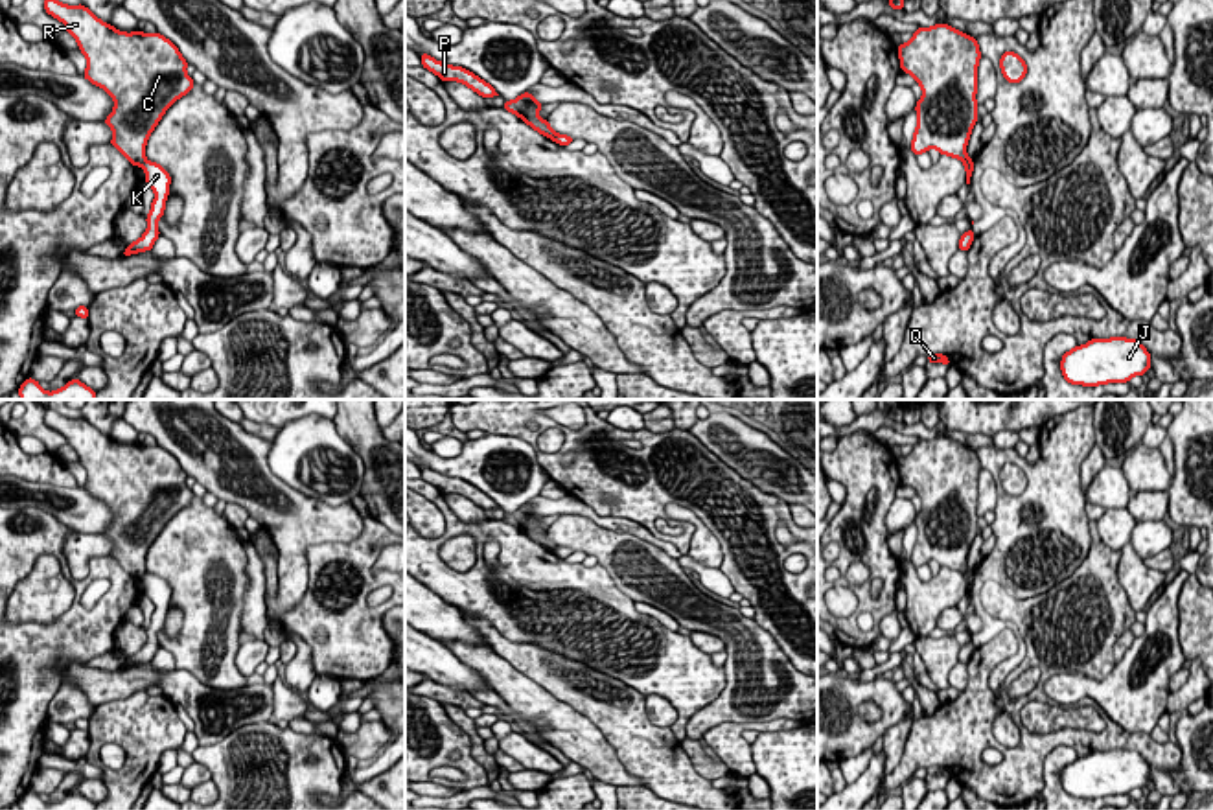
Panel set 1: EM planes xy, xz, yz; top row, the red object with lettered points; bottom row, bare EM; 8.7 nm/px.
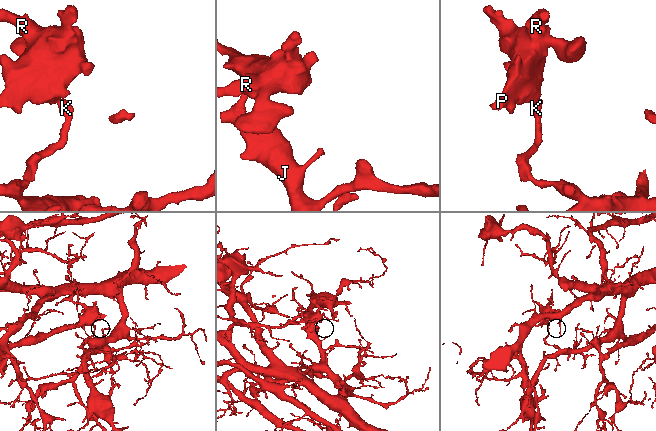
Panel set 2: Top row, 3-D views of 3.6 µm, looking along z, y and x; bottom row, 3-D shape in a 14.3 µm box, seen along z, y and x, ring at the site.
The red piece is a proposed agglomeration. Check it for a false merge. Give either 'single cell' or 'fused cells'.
fused cells

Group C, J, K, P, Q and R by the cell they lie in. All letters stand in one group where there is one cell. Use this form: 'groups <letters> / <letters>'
groups C P R / J K Q

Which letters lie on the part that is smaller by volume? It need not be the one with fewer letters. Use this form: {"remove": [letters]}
{"remove": ["C", "P", "R"]}

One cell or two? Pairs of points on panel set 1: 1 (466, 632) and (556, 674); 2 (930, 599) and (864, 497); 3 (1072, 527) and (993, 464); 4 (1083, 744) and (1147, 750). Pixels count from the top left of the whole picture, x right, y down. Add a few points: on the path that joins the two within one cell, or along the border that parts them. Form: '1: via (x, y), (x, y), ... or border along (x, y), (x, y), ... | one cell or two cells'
1: border along (459, 612), (492, 647) | two cells
2: border along (899, 569), (901, 580) | two cells
3: via (1053, 505), (1053, 496), (1015, 459) | one cell
4: via (1099, 742), (1131, 742) | one cell

